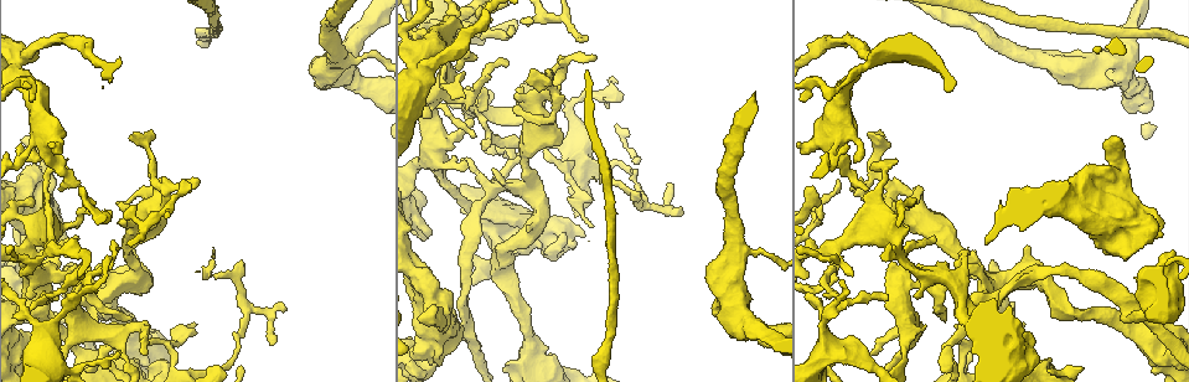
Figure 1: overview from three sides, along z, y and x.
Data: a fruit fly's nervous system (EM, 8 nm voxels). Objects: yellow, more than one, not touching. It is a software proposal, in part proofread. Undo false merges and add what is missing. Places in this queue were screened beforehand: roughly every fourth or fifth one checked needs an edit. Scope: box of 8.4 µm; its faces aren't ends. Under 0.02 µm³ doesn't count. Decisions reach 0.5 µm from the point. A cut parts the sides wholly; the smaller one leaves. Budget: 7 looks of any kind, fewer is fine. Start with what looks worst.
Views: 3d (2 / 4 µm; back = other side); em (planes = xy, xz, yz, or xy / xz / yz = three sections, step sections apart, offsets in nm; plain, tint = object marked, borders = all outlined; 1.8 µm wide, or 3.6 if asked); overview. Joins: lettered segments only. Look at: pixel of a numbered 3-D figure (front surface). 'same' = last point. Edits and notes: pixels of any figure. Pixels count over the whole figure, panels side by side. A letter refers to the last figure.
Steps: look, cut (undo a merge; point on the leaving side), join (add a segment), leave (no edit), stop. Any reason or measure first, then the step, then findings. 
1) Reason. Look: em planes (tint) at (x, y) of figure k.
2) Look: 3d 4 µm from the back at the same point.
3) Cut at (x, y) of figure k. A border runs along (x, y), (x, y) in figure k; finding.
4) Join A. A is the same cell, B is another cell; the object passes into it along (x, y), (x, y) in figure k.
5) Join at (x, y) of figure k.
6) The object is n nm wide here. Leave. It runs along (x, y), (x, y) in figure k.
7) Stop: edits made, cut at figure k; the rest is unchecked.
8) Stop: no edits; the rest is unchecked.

A fork. Look: em yz step 16 (tint) at (515, 114) of figure 1.

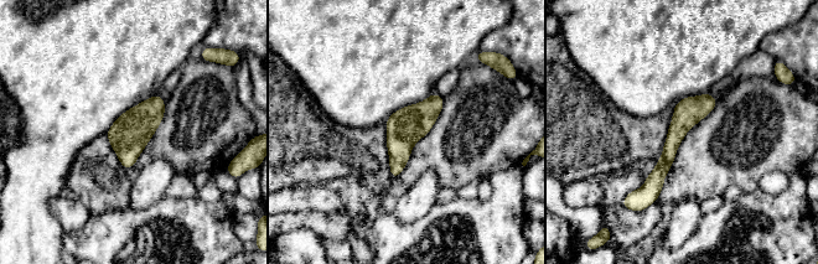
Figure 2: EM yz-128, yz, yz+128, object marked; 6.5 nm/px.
Look: em planes (borders) at the same point.

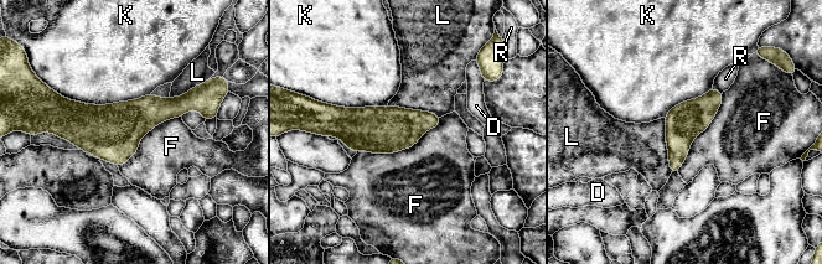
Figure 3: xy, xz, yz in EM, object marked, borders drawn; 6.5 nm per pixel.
Leave. D, F, K, L and R are other cells; a border runs along (441, 117), (409, 148), (367, 153) in figure 3; continuous, no second neuron.

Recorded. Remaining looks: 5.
Small branch off a trunk. Look: 3d 4 µm at (35, 352) of figure 1.

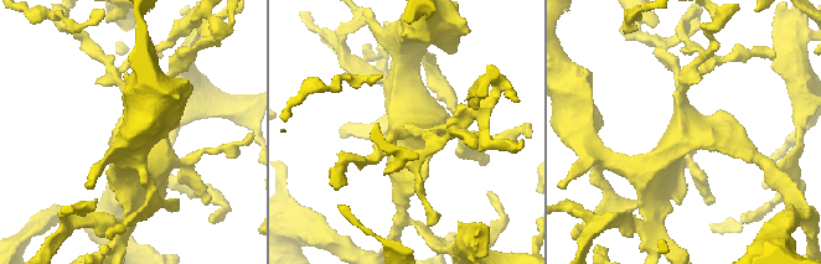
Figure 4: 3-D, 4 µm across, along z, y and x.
Need the tissue. Look: em xz step 16 (tint) at (684, 135) of figure 4.

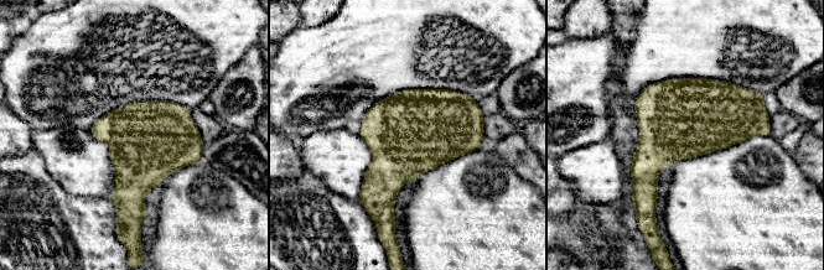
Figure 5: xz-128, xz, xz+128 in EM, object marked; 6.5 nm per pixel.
Another direction. Look: em planes (borders) at the same point.

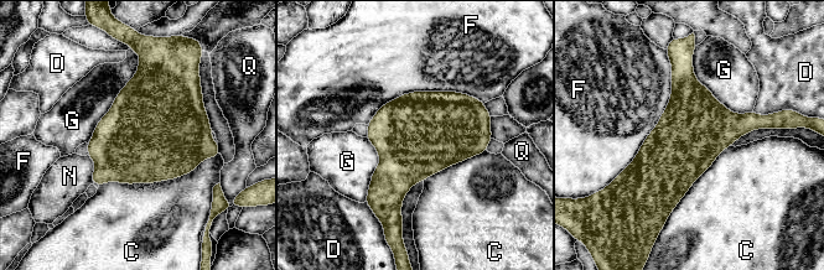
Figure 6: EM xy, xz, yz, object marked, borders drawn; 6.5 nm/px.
The object is 460 nm wide here. Leave. C, D, F, G, N and Q are other cells; a border runs along (219, 154), (172, 178), (99, 186) in figure 6; all the same neuron.

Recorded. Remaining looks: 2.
Thick turns thin. Look: em 3.6 µm planes (borders) at (133, 343) of figure 1.

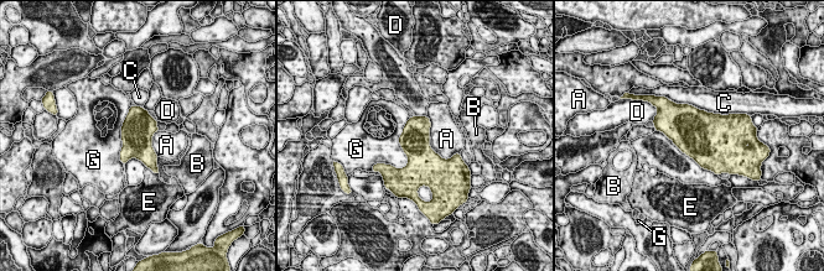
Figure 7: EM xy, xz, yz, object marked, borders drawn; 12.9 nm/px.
Leave. A, B, C, D, E and G are other cells; one neuron here.

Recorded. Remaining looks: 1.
Stop: no edits; the rest is unchecked.

